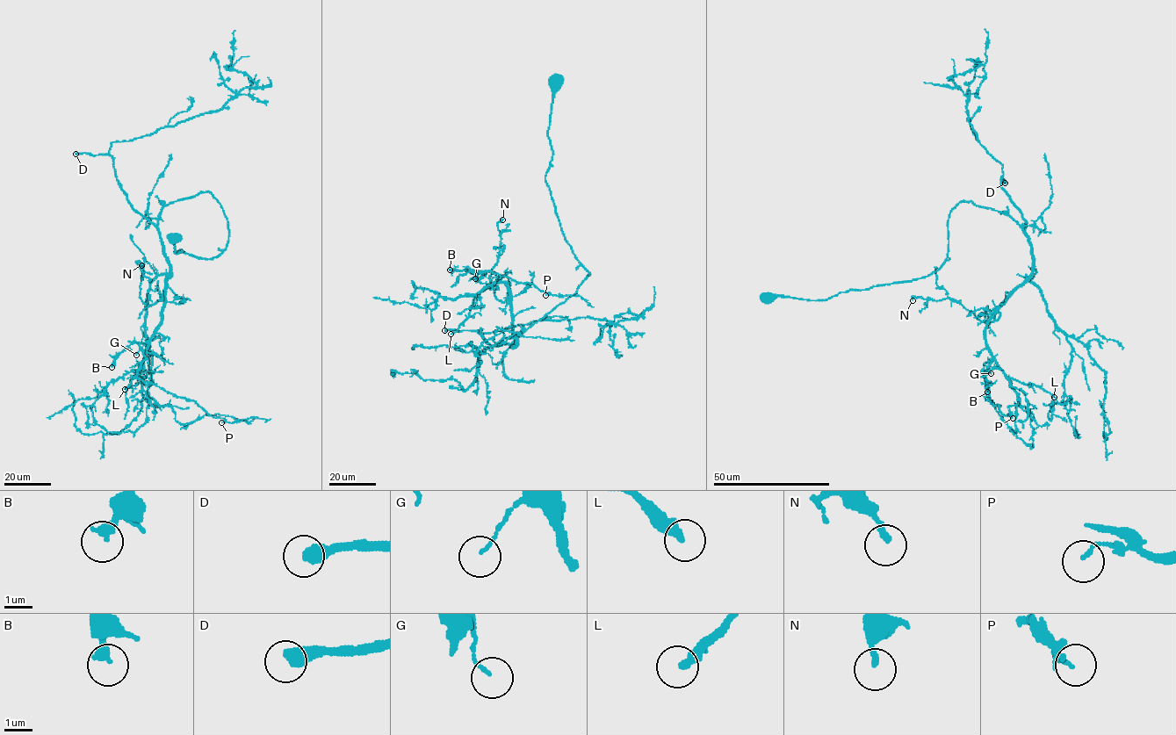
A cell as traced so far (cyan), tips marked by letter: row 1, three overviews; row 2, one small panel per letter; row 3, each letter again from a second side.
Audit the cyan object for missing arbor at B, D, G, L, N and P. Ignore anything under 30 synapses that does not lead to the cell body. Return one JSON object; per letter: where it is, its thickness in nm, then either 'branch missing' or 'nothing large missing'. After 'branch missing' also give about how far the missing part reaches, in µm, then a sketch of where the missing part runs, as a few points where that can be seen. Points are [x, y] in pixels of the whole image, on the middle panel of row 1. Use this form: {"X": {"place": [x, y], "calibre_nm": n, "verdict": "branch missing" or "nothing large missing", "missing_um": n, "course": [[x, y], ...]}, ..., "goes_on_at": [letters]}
{"B": {"place": [450, 270], "calibre_nm": 320, "verdict": "branch missing", "missing_um": 60, "course": [[450, 270], [434, 276], [427, 283], [393, 287], [378, 285], [373, 296], [383, 311]]}, "D": {"place": [444, 330], "calibre_nm": 480, "verdict": "branch missing", "missing_um": 110}, "G": {"place": [475, 278], "calibre_nm": 90, "verdict": "nothing large missing"}, "L": {"place": [450, 334], "calibre_nm": 320, "verdict": "branch missing", "missing_um": 60, "course": [[450, 334], [436, 334], [433, 337], [428, 358], [414, 382], [408, 414], [399, 428], [392, 429]]}, "N": {"place": [502, 219], "calibre_nm": 200, "verdict": "nothing large missing"}, "P": {"place": [545, 295], "calibre_nm": 110, "verdict": "nothing large missing"}, "goes_on_at": ["B", "D", "L"]}

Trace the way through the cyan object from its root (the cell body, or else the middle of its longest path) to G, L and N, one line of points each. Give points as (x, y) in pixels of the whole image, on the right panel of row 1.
G: (768, 295), (927, 277), (950, 210), (993, 209), (1033, 263), (986, 324), (991, 373)
L: (768, 295), (927, 277), (950, 210), (993, 209), (1033, 263), (985, 345), (1054, 397)
N: (768, 295), (826, 300), (929, 275), (962, 201), (1007, 214), (1027, 237), (1032, 274), (996, 320), (912, 300)

